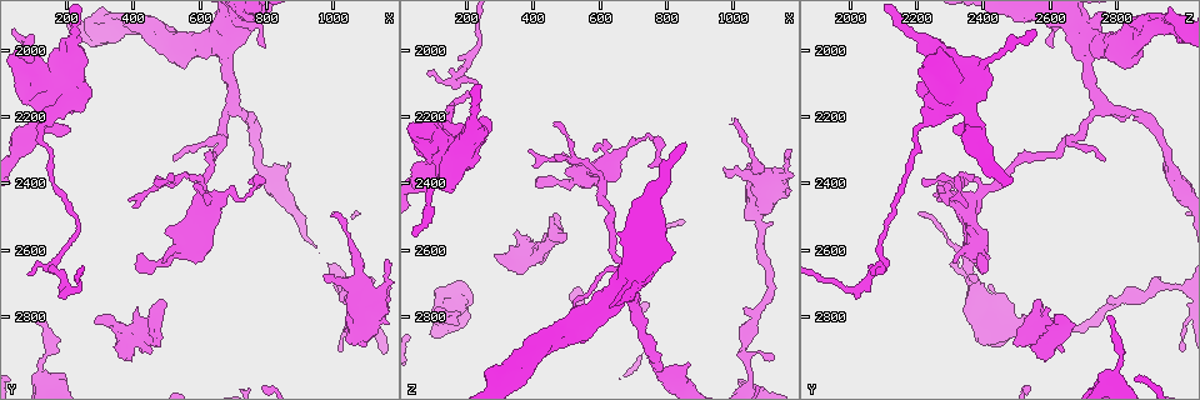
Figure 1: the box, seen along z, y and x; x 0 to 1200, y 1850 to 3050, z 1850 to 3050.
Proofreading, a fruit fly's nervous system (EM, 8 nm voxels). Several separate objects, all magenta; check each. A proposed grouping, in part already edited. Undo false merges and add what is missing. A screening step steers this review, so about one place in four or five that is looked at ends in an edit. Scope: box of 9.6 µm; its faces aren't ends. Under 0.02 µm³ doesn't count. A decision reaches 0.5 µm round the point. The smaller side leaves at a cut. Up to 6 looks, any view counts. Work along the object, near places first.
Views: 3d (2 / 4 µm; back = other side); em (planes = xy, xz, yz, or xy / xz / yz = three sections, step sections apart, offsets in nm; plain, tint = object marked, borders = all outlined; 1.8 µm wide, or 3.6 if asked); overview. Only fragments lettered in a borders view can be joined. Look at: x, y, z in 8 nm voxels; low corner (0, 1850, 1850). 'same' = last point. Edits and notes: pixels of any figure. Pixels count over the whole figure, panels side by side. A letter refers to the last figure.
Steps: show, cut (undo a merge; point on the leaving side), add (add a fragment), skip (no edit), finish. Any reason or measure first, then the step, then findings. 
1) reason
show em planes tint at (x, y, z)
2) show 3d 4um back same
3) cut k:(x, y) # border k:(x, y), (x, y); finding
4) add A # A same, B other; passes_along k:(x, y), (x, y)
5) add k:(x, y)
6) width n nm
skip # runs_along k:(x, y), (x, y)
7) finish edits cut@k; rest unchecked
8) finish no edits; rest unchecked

branch stops here
show 3d 2um at (460, 2880, 2490)

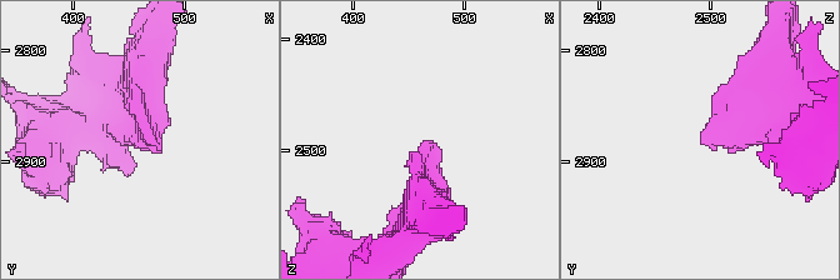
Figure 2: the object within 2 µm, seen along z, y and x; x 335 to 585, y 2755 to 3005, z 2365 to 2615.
show em planes borders at (474, 2886, 2494)

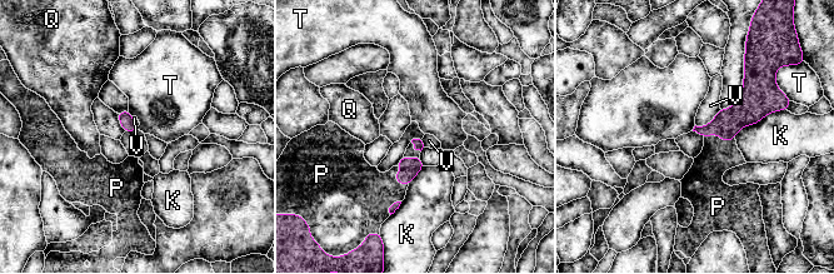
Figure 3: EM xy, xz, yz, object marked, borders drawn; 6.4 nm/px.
add P # K other, P same, Q other, T other, V other; passes_along 3:(411, 167), (395, 173), (363, 194); it goes on there

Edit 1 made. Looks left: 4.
a fork
show 3d 2um at (690, 2170, 2750)

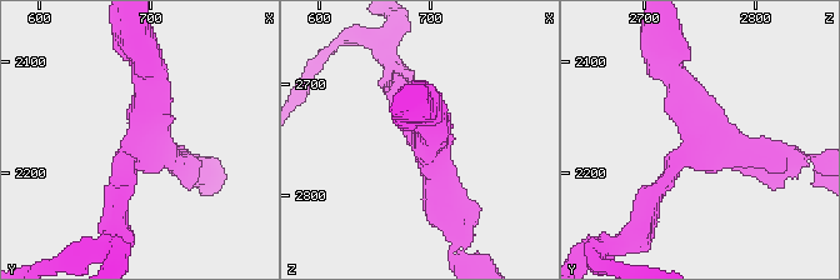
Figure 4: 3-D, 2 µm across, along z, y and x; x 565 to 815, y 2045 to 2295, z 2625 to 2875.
show em planes borders at (698, 2158, 2752)

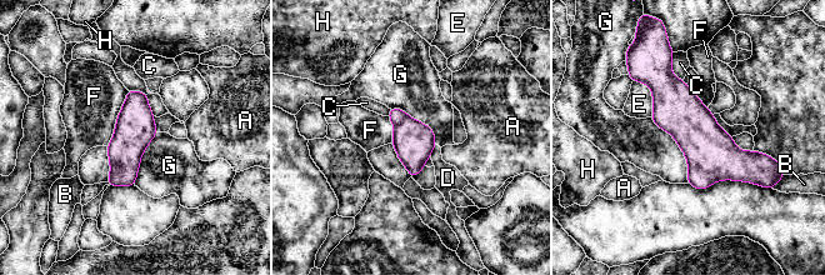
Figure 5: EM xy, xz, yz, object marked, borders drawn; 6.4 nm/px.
arms 3
skip # A other, B other, C other, D other, E other, F other, G other, H other; border 5:(650, 118), (683, 151), (689, 183); continuous, no second cell

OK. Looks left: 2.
finish edits add@3; rest unchecked

